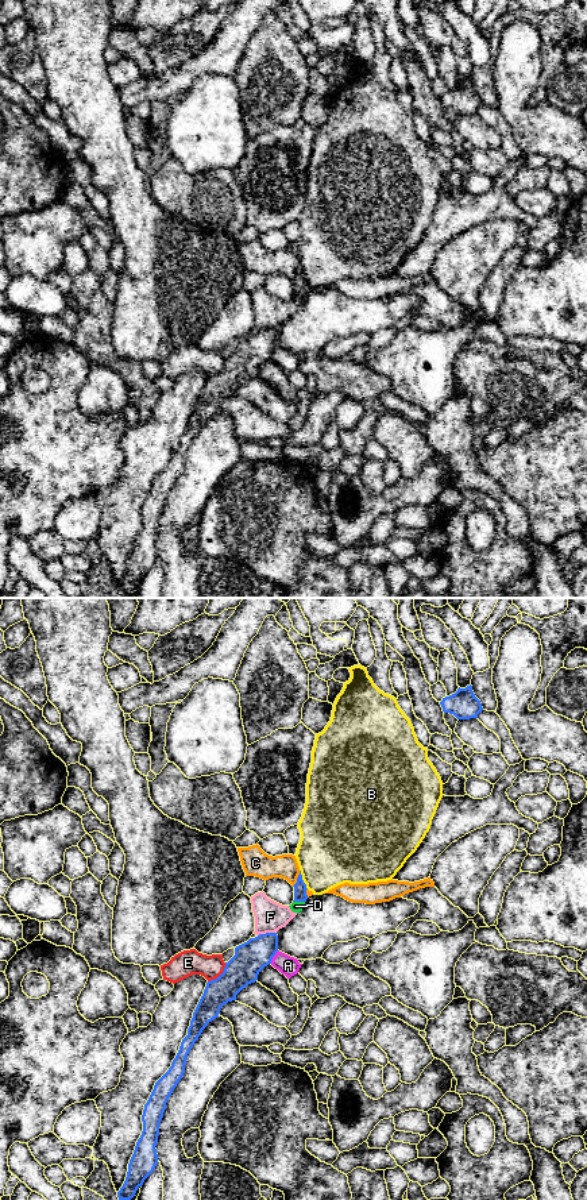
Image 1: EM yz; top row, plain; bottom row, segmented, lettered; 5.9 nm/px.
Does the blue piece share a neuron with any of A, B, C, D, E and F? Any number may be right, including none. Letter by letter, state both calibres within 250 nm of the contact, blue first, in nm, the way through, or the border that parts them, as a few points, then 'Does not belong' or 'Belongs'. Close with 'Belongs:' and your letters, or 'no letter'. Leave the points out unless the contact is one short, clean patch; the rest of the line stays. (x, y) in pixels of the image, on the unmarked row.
A: Thickness 190 nm (blue) against 120 nm. Boundary: yz (278, 346), (270, 358). Does not belong
B: Thickness 80 nm (blue) against 420 nm. Does not belong
C: Thickness 80 nm (blue) against 150 nm. Boundary: yz (300, 266), (293, 281). Does not belong
D: Thickness 80 nm (blue) against 60 nm. Boundary: yz (293, 296), (304, 297). Does not belong
E: Thickness 190 nm (blue) against 150 nm. Does not belong
F: Thickness 190 nm (blue) against 180 nm. Boundary: yz (274, 327), (258, 331). Does not belong
Belongs: no letter

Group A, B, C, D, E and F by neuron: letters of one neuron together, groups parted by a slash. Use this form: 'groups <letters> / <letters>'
groups A / B / C / D F / E

